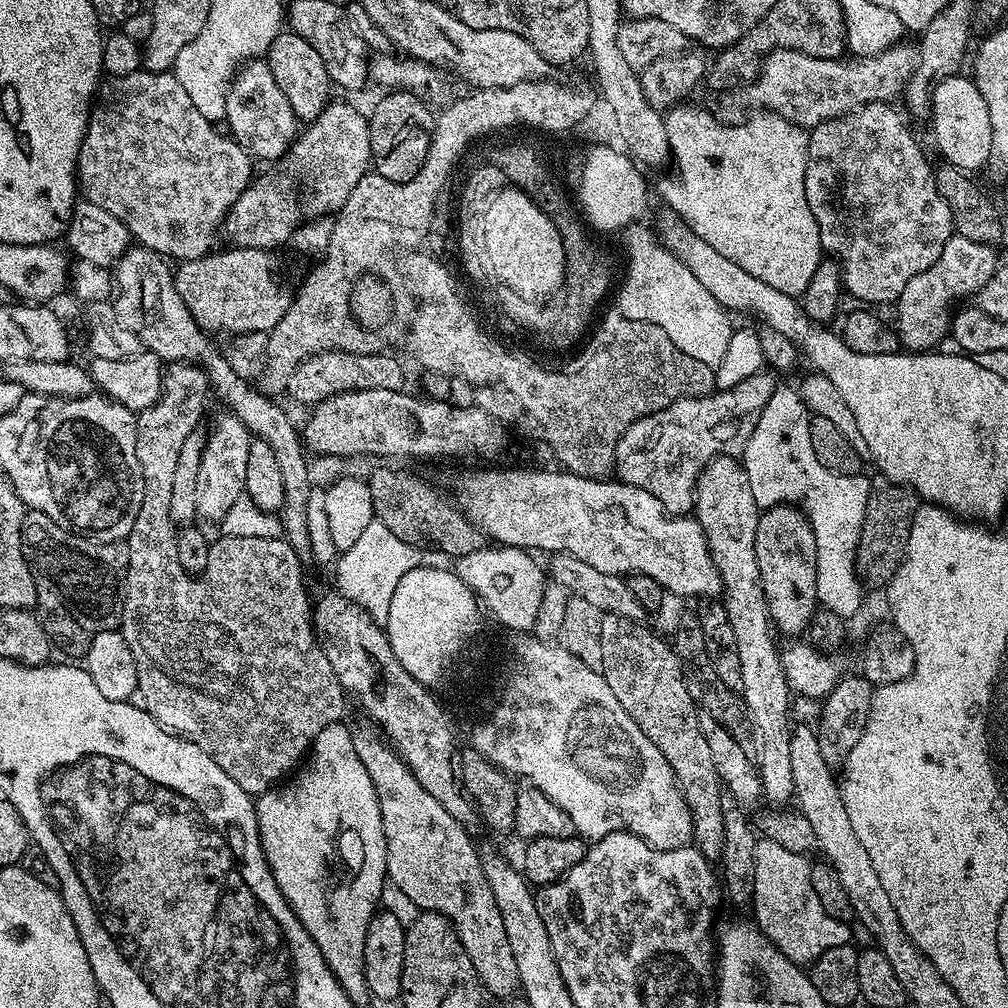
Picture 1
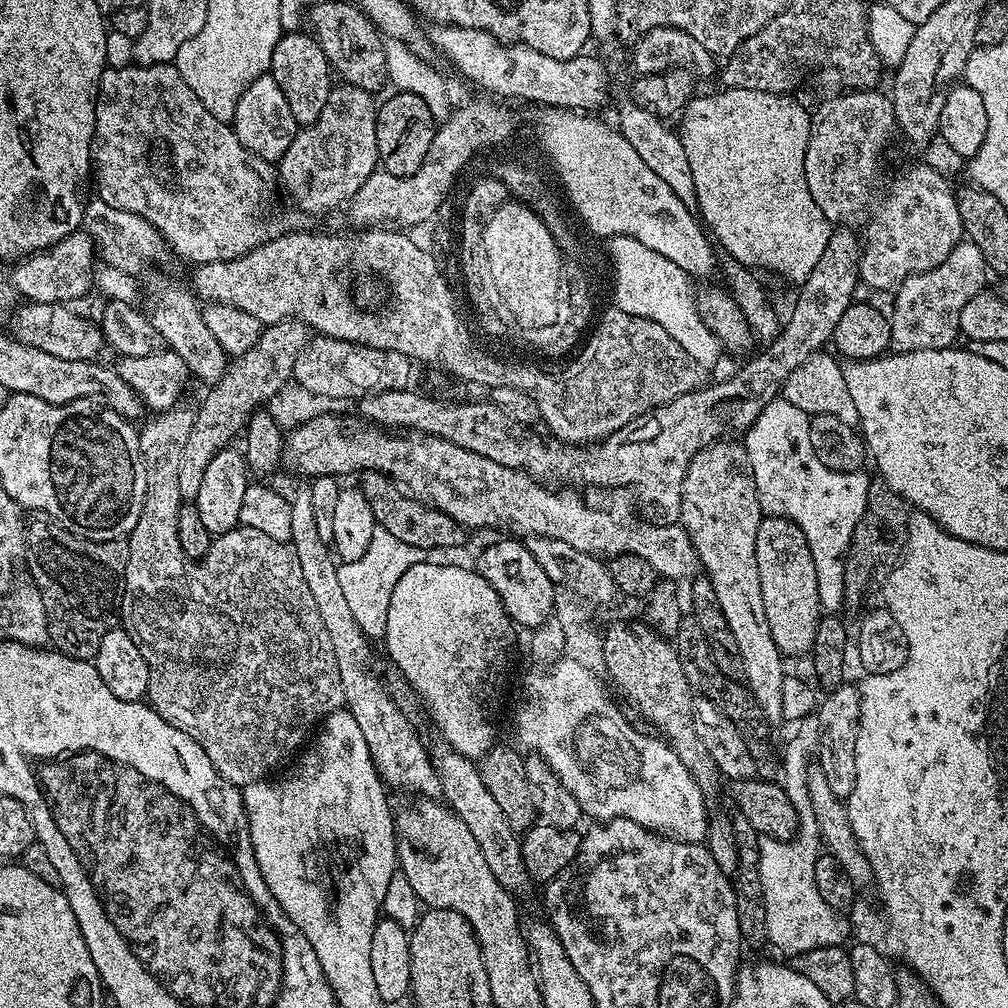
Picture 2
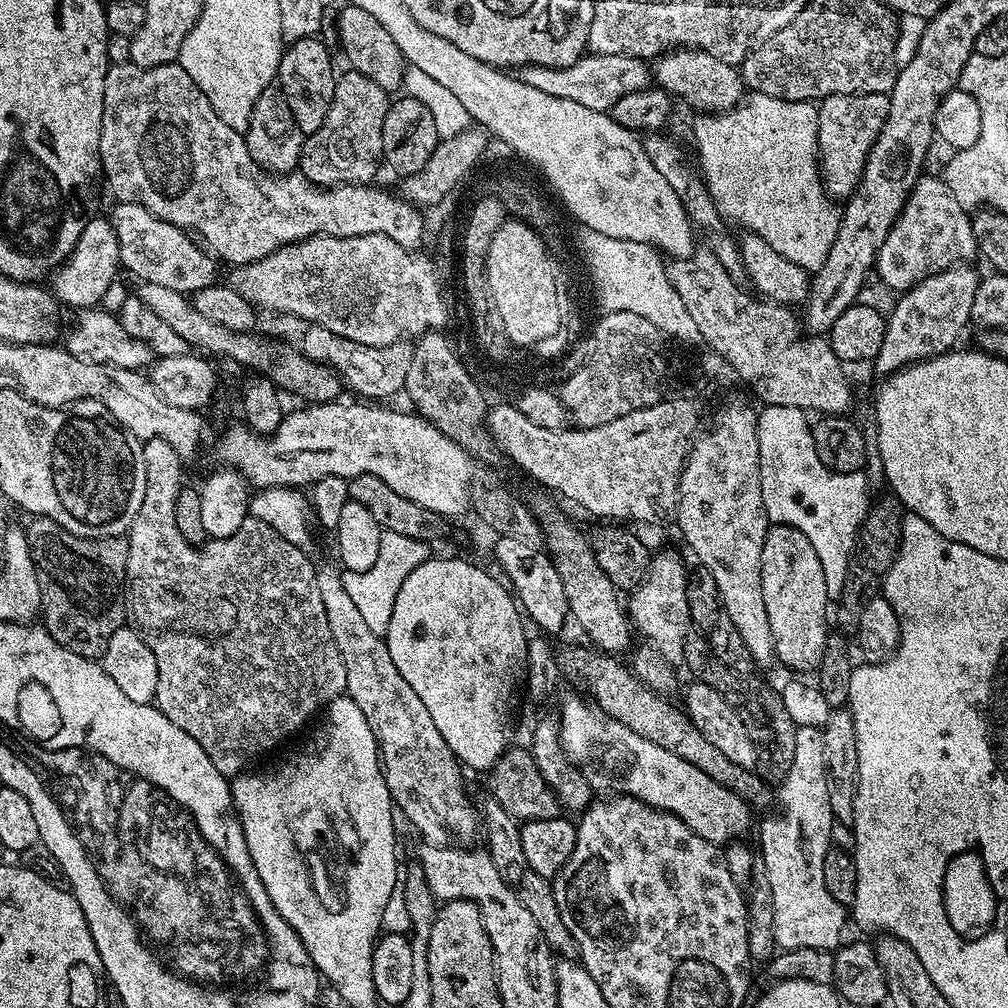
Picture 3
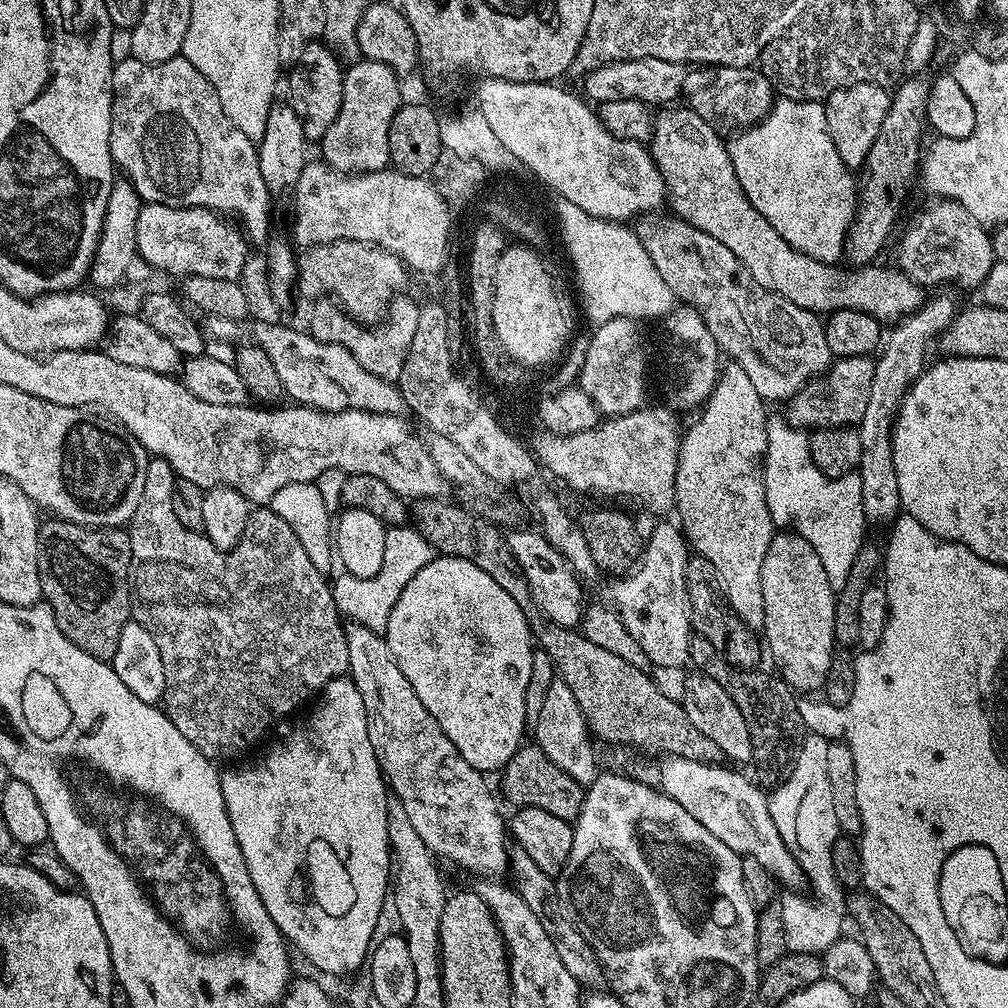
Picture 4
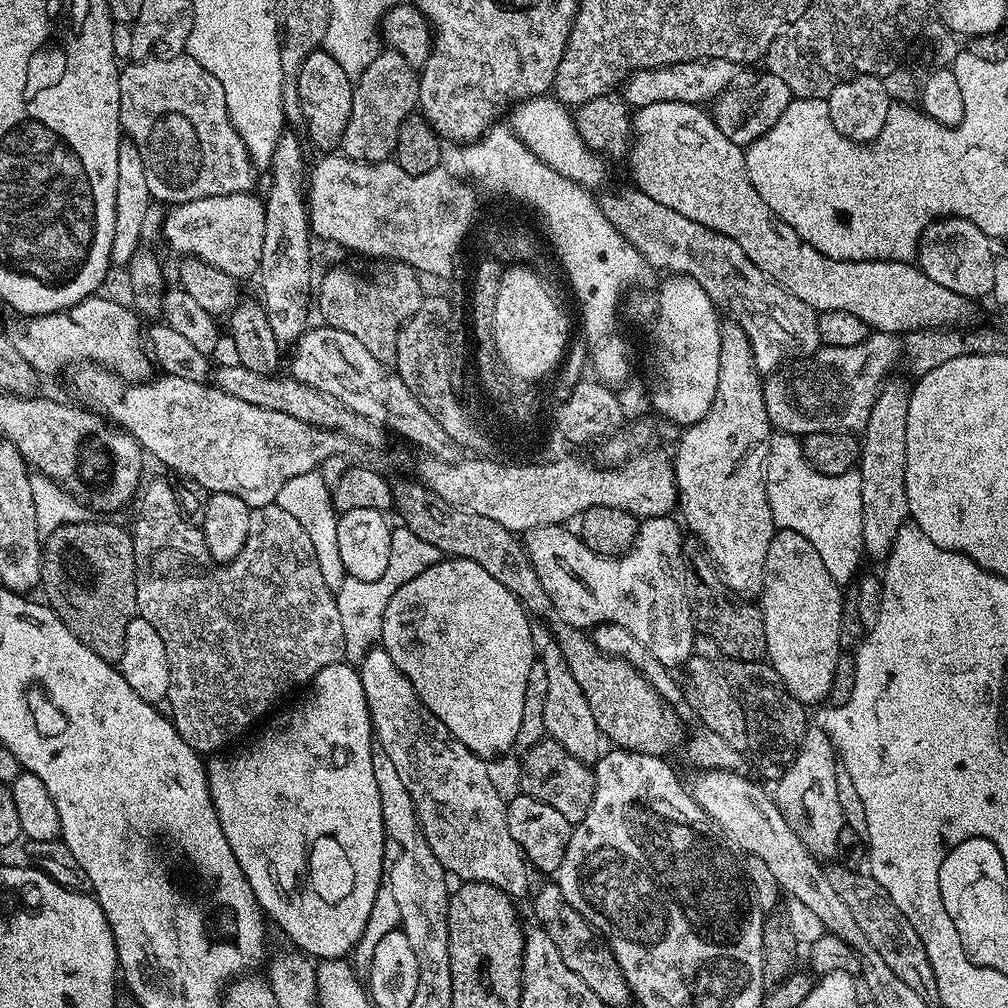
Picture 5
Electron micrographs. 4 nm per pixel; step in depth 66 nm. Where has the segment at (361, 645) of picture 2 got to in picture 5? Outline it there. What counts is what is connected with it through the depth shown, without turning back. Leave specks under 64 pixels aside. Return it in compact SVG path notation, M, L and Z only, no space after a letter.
M383 646L369 648L358 665L358 671L371 712L377 745L390 758L403 786L409 791L416 817L423 828L423 836L430 843L441 866L449 875L458 877L459 881L484 881L497 885L512 899L519 900L530 886L532 872L527 857L511 837L507 801L502 798L492 780L489 763L454 738L442 724L442 720L421 702L406 674L402 674L402 670L394 666L394 658L390 658Z

